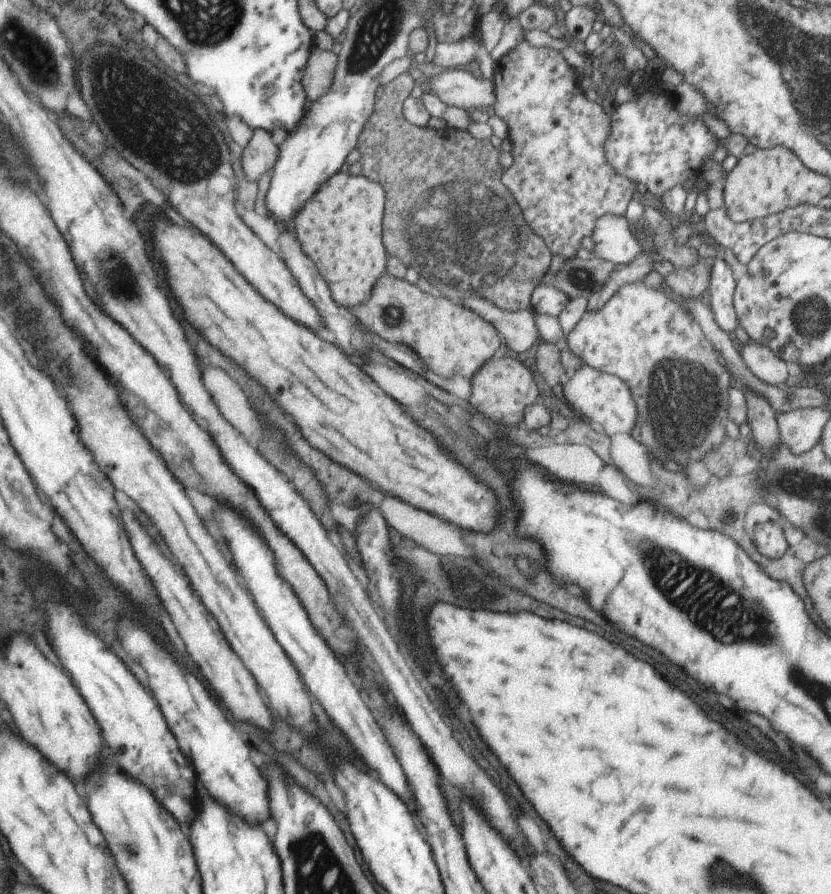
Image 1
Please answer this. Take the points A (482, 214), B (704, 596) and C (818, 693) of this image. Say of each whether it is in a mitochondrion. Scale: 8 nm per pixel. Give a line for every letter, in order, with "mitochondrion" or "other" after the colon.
A: mitochondrion
B: mitochondrion
C: mitochondrion

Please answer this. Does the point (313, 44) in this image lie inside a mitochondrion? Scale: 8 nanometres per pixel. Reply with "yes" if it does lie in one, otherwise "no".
no

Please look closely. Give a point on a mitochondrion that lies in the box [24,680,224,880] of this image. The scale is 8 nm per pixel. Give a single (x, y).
(130, 851)

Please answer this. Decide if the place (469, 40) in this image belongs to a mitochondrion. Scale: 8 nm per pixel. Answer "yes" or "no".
no

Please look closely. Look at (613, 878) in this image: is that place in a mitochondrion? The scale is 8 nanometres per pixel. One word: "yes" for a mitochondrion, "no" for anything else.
no

